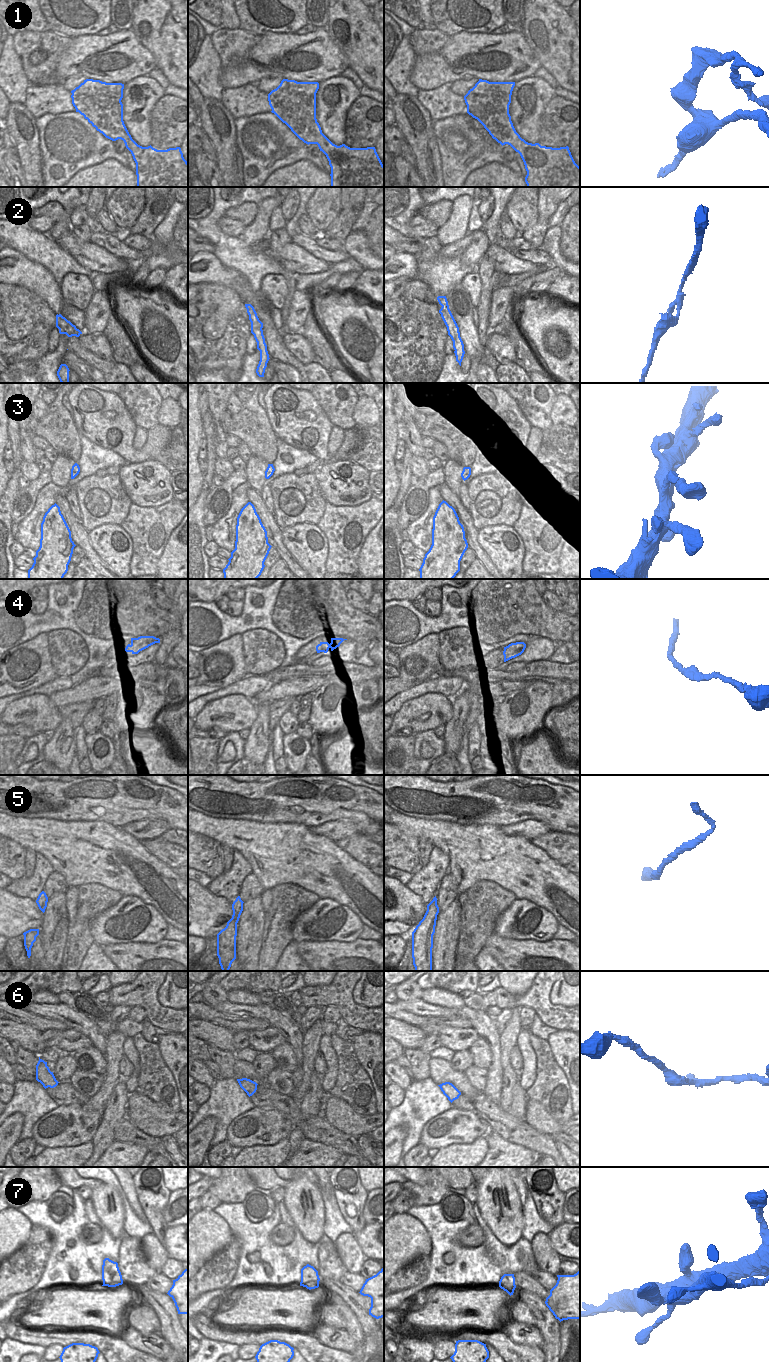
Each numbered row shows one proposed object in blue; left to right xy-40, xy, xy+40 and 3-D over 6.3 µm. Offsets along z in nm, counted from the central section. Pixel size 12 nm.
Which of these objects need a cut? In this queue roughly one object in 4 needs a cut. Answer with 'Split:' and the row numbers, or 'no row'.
Split: 1, 2

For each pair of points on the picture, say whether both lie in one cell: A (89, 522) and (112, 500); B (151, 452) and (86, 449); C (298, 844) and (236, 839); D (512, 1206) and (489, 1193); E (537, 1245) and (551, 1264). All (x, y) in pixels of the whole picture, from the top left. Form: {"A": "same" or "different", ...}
{"A": "same", "B": "different", "C": "same", "D": "same", "E": "same"}

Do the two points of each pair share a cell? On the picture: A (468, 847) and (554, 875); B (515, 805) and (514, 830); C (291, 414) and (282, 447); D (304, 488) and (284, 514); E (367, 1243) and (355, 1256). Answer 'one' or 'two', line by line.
A: one
B: two
C: two
D: one
E: two

